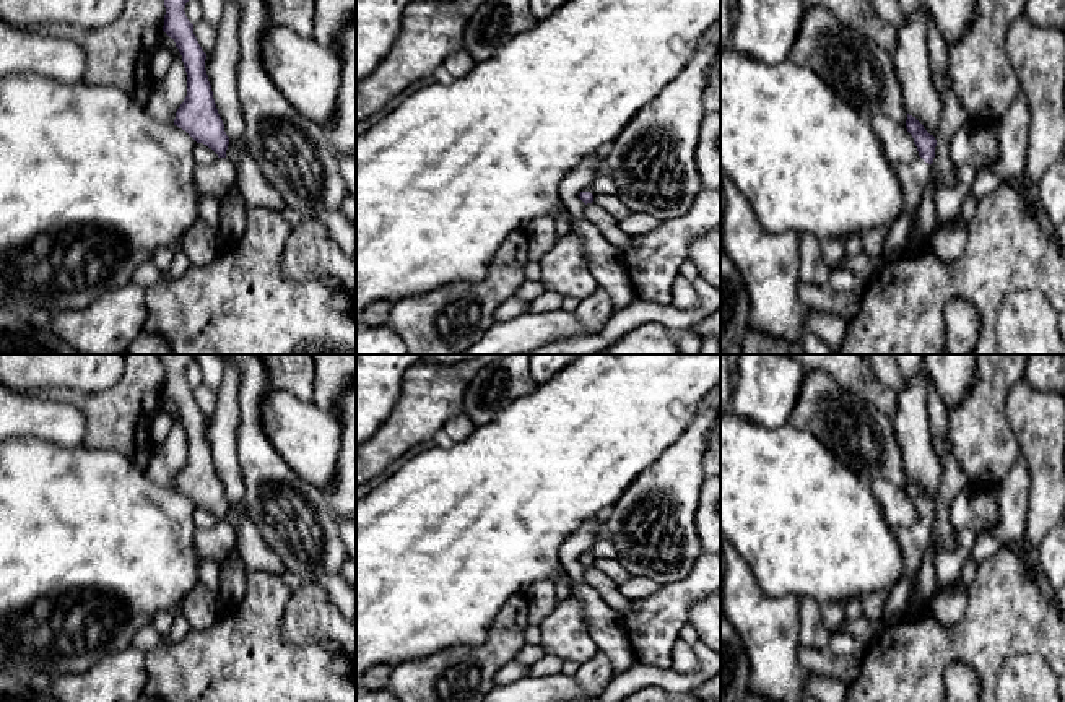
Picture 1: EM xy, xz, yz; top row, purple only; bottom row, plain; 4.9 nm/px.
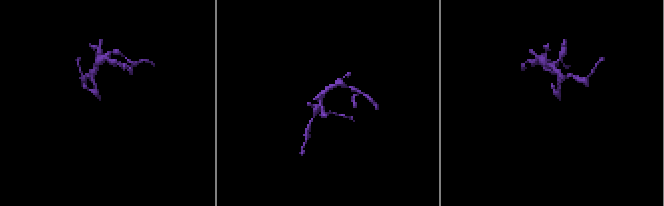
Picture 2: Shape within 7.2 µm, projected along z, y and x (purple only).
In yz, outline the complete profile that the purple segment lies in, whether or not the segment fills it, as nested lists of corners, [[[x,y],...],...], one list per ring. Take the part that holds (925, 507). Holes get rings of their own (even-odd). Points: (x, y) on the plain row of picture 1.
[[[907,478],[906,492],[912,499],[919,520],[907,528],[893,528],[904,559],[902,577],[917,574],[932,541],[937,504],[924,489]]]

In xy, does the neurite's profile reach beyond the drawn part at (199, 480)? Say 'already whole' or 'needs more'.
needs more

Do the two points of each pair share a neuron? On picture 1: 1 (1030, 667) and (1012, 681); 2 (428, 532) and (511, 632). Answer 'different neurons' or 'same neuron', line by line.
1: same neuron
2: different neurons

